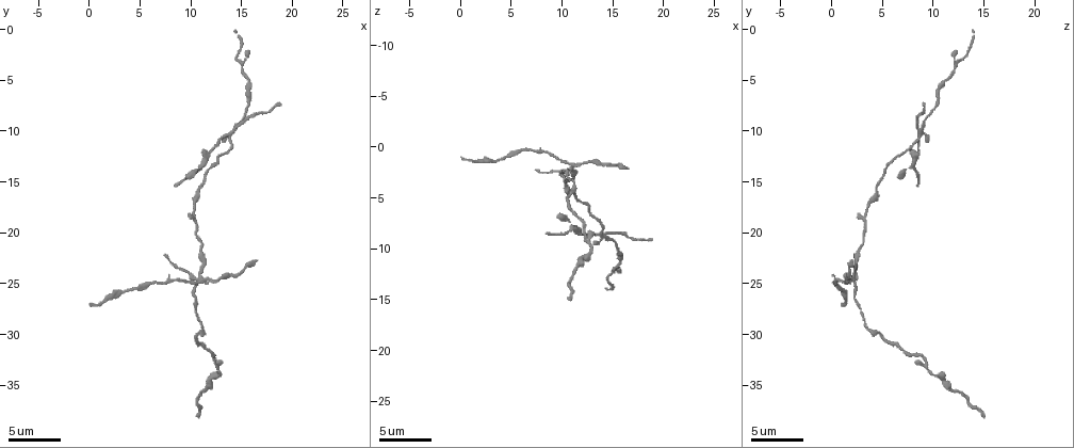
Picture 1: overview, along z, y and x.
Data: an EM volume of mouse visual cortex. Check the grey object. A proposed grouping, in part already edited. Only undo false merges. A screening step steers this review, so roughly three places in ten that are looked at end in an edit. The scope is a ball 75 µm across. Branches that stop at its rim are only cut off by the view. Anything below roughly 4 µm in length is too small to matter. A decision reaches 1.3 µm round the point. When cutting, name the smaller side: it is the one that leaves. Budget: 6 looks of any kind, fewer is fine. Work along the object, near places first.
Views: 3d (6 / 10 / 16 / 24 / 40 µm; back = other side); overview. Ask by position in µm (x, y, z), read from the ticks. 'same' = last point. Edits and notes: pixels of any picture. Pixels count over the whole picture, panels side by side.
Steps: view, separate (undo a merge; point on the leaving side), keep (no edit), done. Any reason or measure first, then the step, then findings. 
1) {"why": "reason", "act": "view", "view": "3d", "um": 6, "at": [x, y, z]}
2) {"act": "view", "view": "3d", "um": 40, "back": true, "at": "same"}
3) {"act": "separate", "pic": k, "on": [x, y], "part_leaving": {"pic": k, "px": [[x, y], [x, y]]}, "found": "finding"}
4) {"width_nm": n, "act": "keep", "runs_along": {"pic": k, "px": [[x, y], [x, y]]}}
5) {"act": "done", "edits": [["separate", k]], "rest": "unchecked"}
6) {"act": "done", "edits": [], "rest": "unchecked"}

{"why": "looks like a crossing", "act": "view", "view": "3d", "um": 10, "at": [13.6, 10.2, 8.8]}

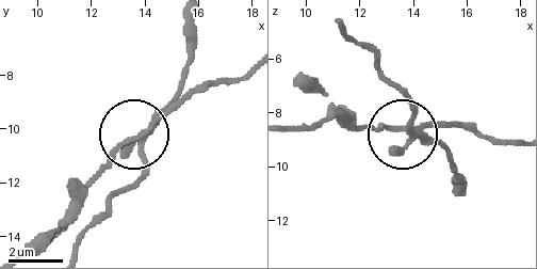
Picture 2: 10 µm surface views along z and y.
{"act": "separate", "pic": 2, "on": [441, 123], "part_leaving": {"pic": 2, "px": [[406, 131], [332, 117], [291, 125]]}, "found": "two cells meet here"}

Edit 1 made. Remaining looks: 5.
{"why": "looks like a crossing", "act": "view", "view": "3d", "um": 10, "at": [10.6, 24.8, 2.2]}

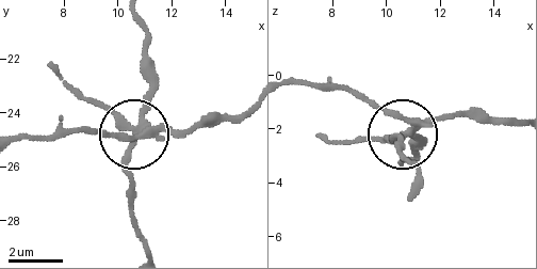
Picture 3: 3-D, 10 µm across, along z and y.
{"arms": 5, "act": "separate", "pic": 3, "on": [181, 137], "part_leaving": {"pic": 3, "px": [[143, 130], [90, 135], [62, 128], [21, 135]]}, "found": "a second cell is stuck on"}

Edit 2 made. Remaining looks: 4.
{"why": "sudden change in width", "act": "view", "view": "3d", "um": 16, "at": [10.2, 18.0, 3.4]}

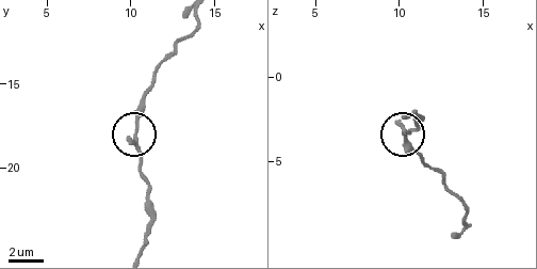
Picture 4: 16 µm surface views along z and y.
{"act": "keep", "runs_along": {"pic": 4, "px": [[139, 170], [134, 115], [142, 99]]}, "found": "all the same cell"}

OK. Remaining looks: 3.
{"act": "done", "edits": [["separate", 2], ["separate", 3]], "rest": "unchecked"}

